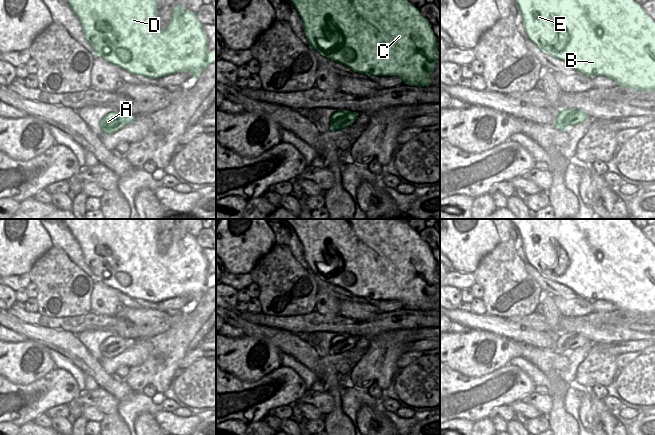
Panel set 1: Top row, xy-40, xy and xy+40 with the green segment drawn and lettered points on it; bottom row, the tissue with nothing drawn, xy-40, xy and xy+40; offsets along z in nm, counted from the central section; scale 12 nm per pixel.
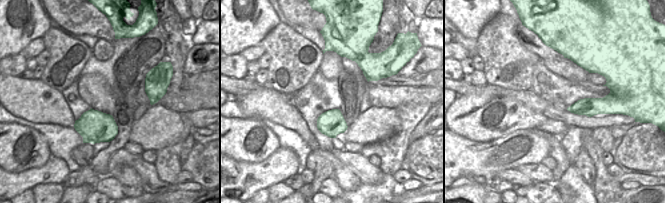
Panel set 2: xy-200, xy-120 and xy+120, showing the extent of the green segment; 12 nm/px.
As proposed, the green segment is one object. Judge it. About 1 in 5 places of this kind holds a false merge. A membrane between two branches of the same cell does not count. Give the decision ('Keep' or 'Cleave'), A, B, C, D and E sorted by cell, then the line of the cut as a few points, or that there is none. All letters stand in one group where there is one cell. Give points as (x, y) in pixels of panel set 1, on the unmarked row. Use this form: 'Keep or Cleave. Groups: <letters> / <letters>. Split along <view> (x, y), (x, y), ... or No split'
Keep. Groups: A B C D E. No split.

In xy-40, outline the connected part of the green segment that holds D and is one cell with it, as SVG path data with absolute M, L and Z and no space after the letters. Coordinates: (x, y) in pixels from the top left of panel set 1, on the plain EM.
M62 219L71 233L74 235L76 241L79 243L81 250L83 252L83 258L85 263L88 265L90 270L93 272L96 280L100 280L107 286L118 290L131 298L142 299L147 302L159 303L164 300L171 298L176 298L181 295L188 295L192 298L193 303L198 302L202 298L205 292L214 285L216 281L216 275L207 274L207 260L204 257L202 250L203 248L197 243L197 238L182 232L181 230L175 228L173 231L173 237L171 239L171 245L169 250L164 254L160 254L157 249L157 229L158 229L158 219Z

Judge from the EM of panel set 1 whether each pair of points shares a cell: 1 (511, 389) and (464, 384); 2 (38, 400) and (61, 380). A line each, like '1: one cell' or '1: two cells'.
1: one cell
2: one cell

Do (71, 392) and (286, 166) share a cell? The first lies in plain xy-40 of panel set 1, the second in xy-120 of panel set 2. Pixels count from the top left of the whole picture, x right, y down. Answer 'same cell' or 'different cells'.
same cell

